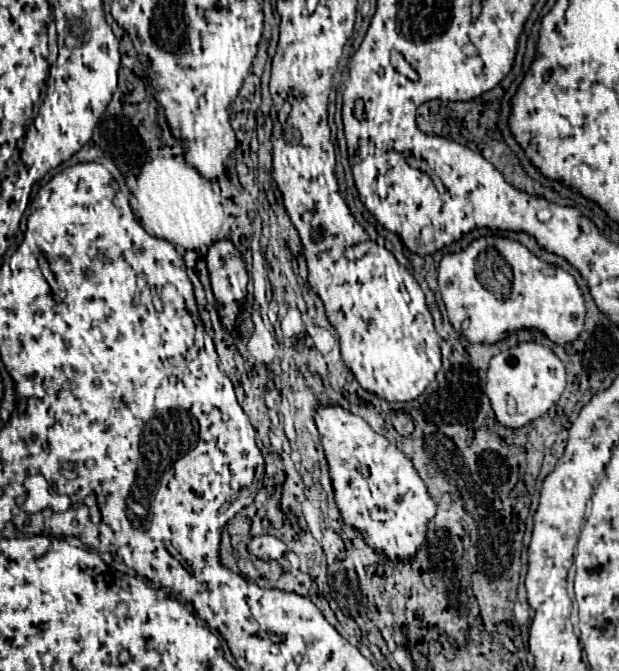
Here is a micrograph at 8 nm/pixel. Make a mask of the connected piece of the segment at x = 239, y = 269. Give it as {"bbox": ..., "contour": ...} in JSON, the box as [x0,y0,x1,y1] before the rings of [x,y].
{"bbox":[208,241,248,329],"contour":[[[218,241],[208,251],[208,271],[212,281],[212,291],[220,305],[222,325],[226,329],[236,327],[236,317],[240,303],[246,297],[248,273],[238,249],[230,241]]]}

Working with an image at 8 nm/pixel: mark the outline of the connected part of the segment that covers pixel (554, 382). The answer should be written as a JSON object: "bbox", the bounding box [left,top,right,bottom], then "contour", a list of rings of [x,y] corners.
{"bbox":[486,341,566,429],"contour":[[[524,341],[518,343],[516,347],[500,351],[496,357],[492,357],[488,367],[486,395],[490,397],[496,419],[504,427],[518,429],[534,421],[536,417],[544,415],[560,399],[564,387],[566,387],[566,369],[562,361],[550,347],[540,345],[536,341]]]}

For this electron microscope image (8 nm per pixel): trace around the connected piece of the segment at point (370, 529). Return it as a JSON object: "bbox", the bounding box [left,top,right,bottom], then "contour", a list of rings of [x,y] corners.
{"bbox":[314,405,436,561],"contour":[[[318,405],[314,421],[344,523],[364,533],[366,545],[384,559],[410,561],[426,543],[428,521],[436,515],[436,503],[424,481],[420,481],[412,461],[362,417],[340,405]]]}

